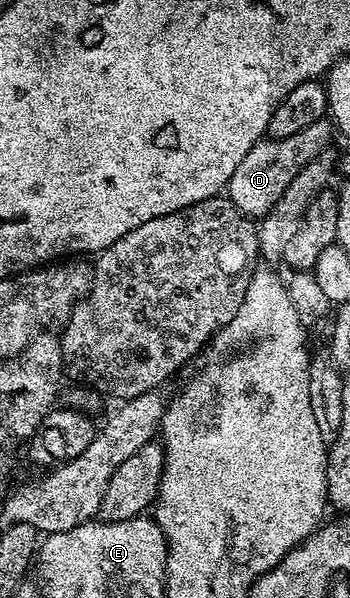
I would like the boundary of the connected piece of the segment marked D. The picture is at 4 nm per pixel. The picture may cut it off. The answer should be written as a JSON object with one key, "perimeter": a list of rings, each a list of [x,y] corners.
{"perimeter":[[[321,120],[310,124],[310,128],[302,128],[302,132],[294,132],[294,136],[286,136],[285,138],[265,137],[256,142],[254,148],[250,148],[250,152],[246,152],[246,156],[242,156],[242,164],[238,164],[238,168],[234,168],[234,176],[230,176],[226,187],[226,197],[249,218],[253,220],[262,219],[274,208],[275,202],[283,196],[294,176],[298,172],[302,172],[303,166],[314,160],[324,150],[329,149],[330,142],[328,141],[331,140],[332,134],[334,135],[333,123],[328,120]]]}

